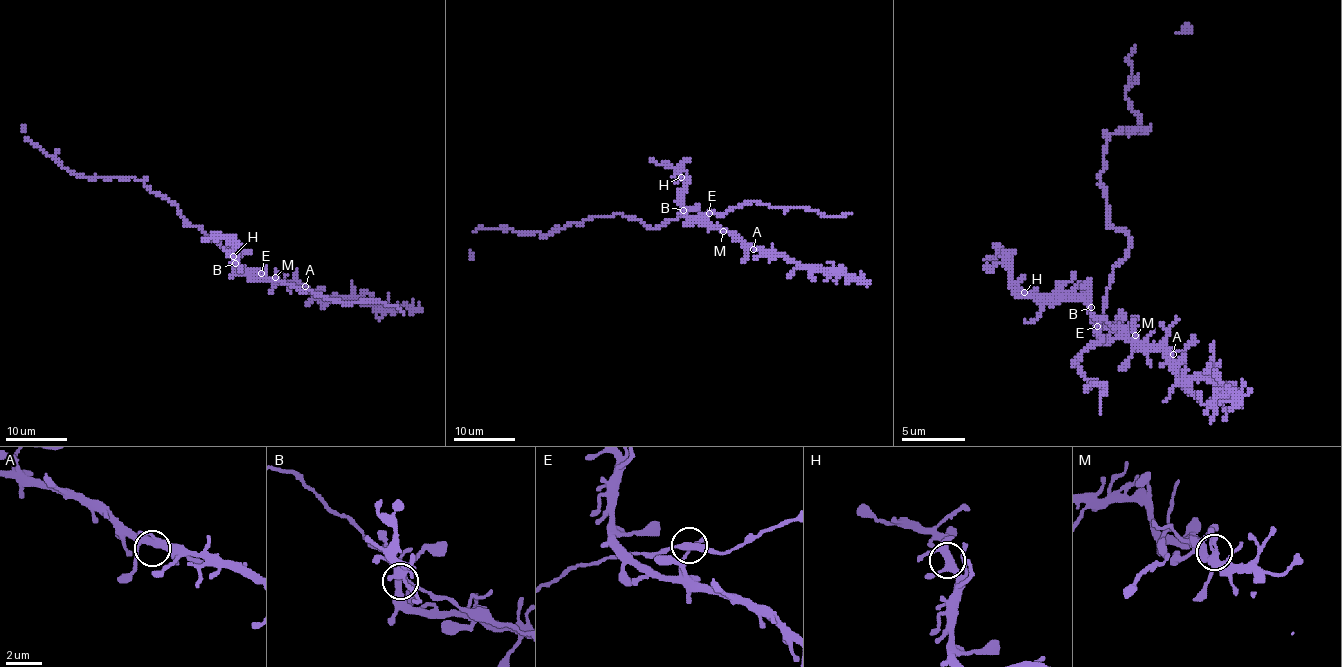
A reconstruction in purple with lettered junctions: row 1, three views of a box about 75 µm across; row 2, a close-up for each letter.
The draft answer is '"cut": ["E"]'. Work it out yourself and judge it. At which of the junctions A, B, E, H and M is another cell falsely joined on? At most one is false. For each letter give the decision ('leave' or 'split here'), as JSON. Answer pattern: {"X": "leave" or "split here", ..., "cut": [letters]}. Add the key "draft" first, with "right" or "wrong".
{"draft": "wrong", "A": "leave", "B": "leave", "E": "leave", "H": "leave", "M": "leave", "cut": []}

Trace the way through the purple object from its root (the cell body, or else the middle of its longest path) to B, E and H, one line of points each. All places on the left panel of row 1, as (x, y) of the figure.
B: (212, 239), (238, 263), (261, 273), (259, 269), (256, 274), (241, 274), (235, 263)
E: (212, 239), (238, 263), (261, 273)
H: (212, 239), (238, 263), (261, 273), (259, 269), (256, 274), (241, 274), (235, 268), (236, 259), (233, 256)

